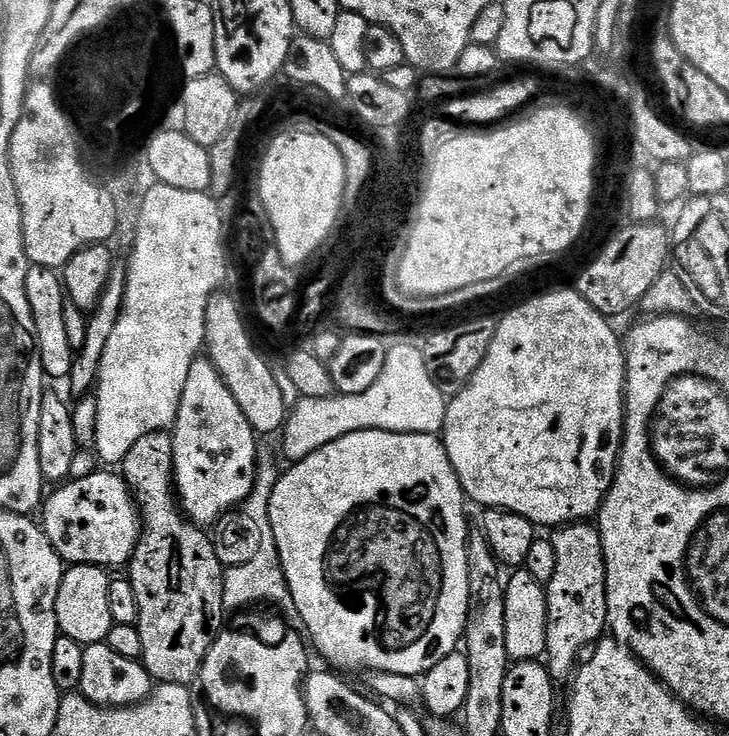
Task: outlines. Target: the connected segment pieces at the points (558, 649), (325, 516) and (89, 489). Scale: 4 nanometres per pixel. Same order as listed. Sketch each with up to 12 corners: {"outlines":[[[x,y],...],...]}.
{"outlines":[[[600,529],[550,541],[546,667],[567,681],[608,628]],[[439,435],[277,475],[280,565],[345,673],[464,639],[470,504]],[[77,475],[43,501],[65,565],[123,569],[142,513],[123,475]]]}

